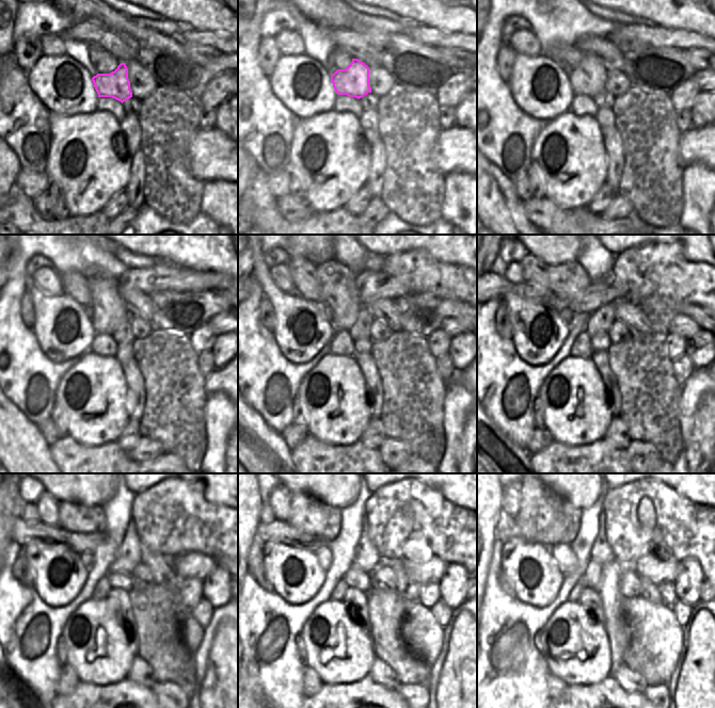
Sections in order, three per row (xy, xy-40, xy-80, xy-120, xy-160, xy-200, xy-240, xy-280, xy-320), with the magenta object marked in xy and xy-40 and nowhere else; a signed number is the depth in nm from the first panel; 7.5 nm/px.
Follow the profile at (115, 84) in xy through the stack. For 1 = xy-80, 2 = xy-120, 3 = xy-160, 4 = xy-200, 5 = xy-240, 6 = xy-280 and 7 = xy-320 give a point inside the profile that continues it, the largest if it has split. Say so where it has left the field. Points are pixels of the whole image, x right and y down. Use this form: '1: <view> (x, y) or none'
1: xy-80 (589, 78)
2: xy-120 (109, 310)
3: xy-160 (338, 285)
4: xy-200 (569, 280)
5: xy-240 (78, 518)
6: xy-280 (308, 515)
7: xy-320 (544, 517)

